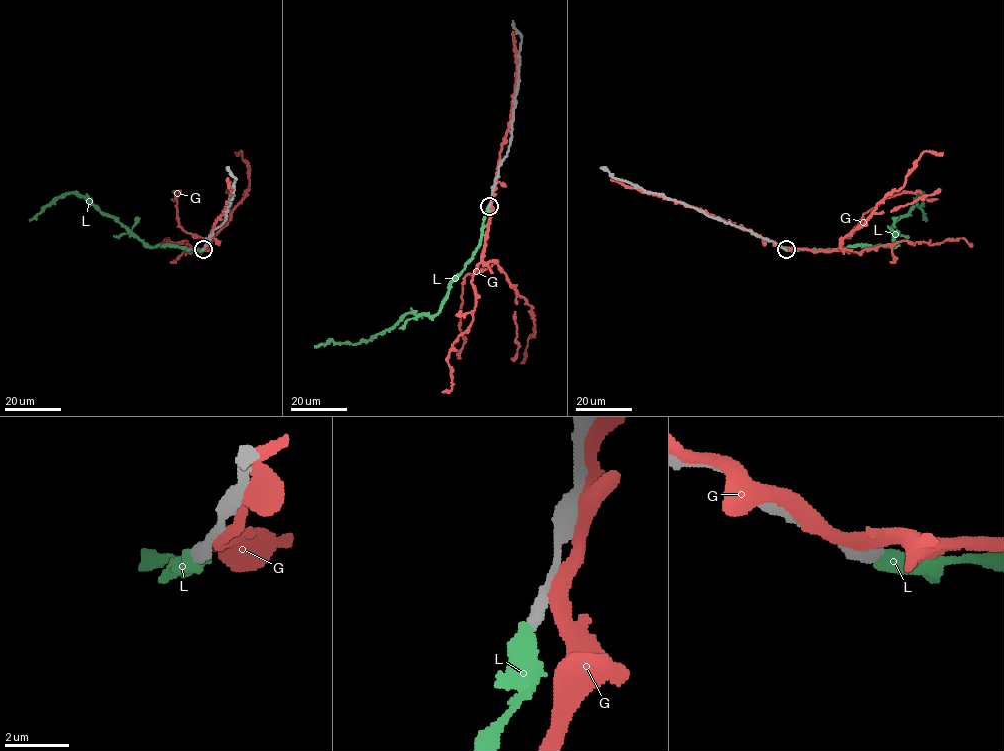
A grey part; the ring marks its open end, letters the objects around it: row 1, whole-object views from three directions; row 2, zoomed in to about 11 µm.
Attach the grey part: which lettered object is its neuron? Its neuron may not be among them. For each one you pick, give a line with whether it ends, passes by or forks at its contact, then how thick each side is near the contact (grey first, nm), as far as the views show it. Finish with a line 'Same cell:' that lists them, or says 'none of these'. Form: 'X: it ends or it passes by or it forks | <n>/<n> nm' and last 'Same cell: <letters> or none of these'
Same cell: none of these

